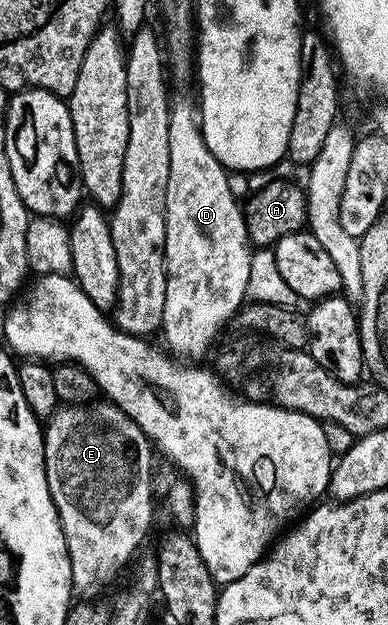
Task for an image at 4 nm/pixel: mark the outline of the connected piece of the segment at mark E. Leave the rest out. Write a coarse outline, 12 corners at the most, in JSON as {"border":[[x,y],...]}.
{"border":[[101,398],[43,428],[74,593],[153,524],[155,449]]}

